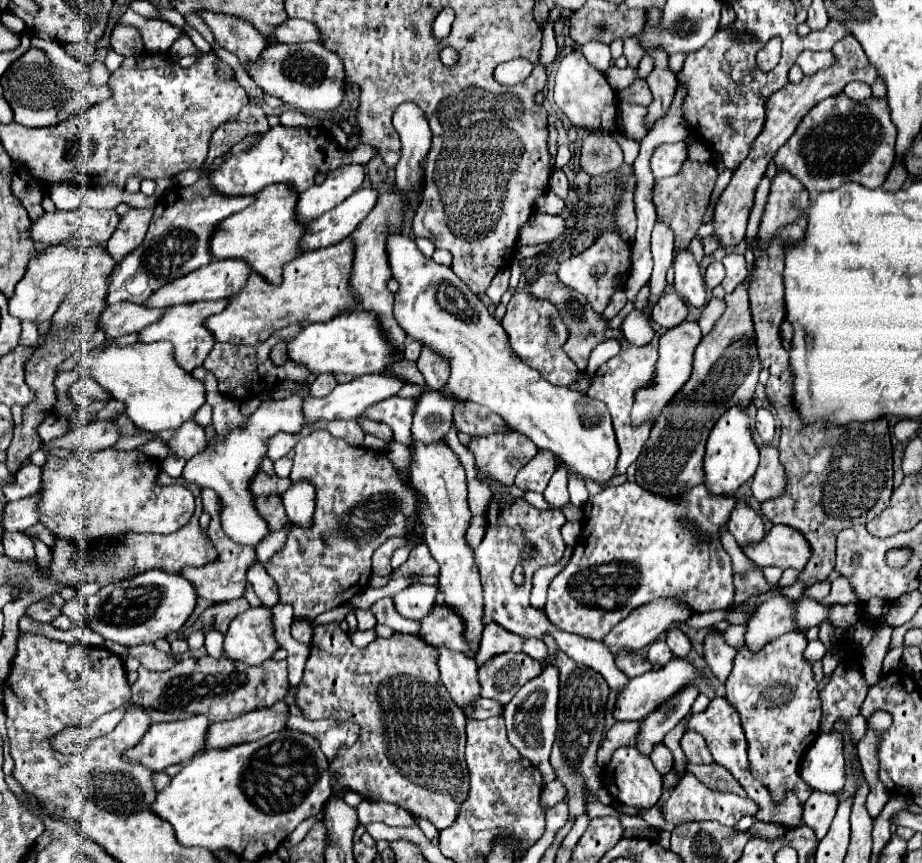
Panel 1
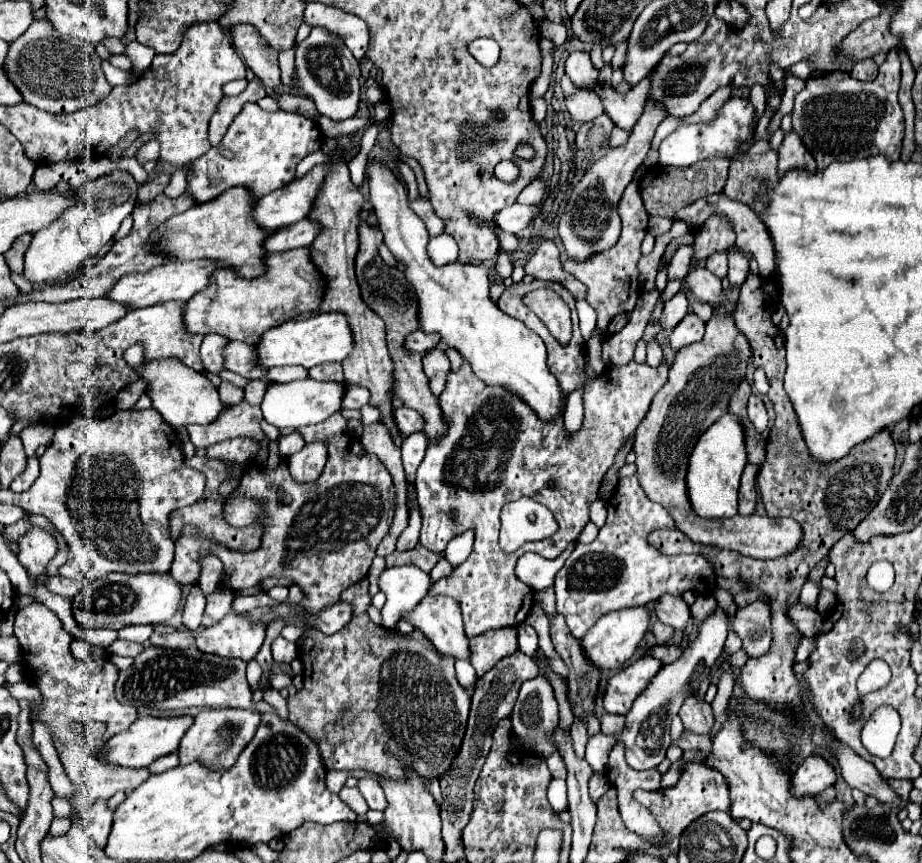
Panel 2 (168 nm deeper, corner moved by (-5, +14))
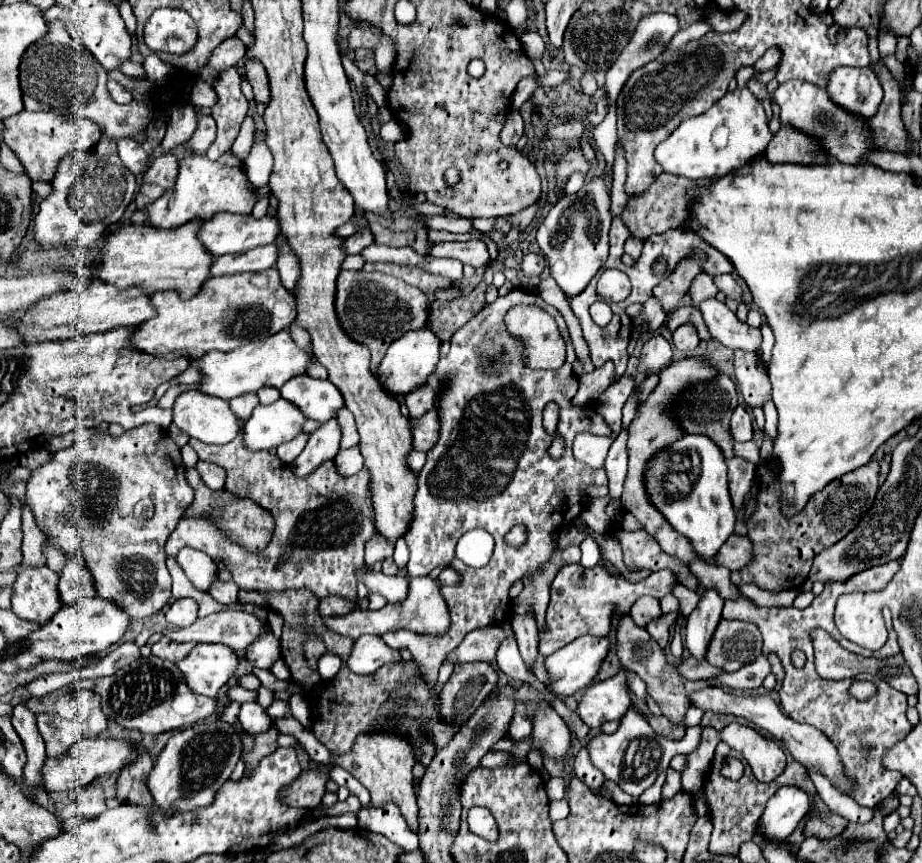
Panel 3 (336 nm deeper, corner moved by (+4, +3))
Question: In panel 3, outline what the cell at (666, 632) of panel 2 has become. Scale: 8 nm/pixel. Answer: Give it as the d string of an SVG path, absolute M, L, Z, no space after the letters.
M668 613L668 615L664 615L664 619L652 621L652 623L646 627L646 631L658 641L658 645L660 645L662 649L668 645L668 627L674 623L674 619L676 619L676 615L674 615L674 613Z

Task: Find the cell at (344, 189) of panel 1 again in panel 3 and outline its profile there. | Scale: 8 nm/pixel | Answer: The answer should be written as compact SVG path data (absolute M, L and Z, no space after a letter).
M220 213L206 219L200 229L202 243L216 257L248 251L264 243L274 243L278 235L280 221L276 215L264 215L262 219L254 219L252 215Z

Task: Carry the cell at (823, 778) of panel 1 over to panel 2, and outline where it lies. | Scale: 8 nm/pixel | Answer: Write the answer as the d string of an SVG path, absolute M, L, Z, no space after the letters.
M809 756L793 774L791 774L791 792L797 798L815 798L825 788L833 786L837 772L821 756Z

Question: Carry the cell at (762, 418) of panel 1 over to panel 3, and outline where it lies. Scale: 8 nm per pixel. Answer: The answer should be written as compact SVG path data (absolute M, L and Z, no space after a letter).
M738 405L732 415L730 433L732 433L734 441L750 441L752 439L752 417L748 415L748 411L742 405Z

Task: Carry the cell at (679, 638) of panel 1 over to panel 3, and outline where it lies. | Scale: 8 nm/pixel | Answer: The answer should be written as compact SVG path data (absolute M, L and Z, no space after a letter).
M654 597L638 599L638 603L636 603L636 605L632 605L630 617L634 619L634 623L636 623L636 625L646 627L650 621L654 621L654 619L660 619L660 617L662 617L660 601L658 601L658 599L654 599Z

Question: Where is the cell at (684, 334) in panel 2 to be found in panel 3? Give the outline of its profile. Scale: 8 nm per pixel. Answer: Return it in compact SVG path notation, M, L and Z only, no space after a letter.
M686 323L686 325L680 325L680 327L674 331L672 341L674 341L674 345L676 345L680 351L690 353L690 351L694 351L694 349L698 347L700 337L698 337L694 325L688 325L688 323Z

